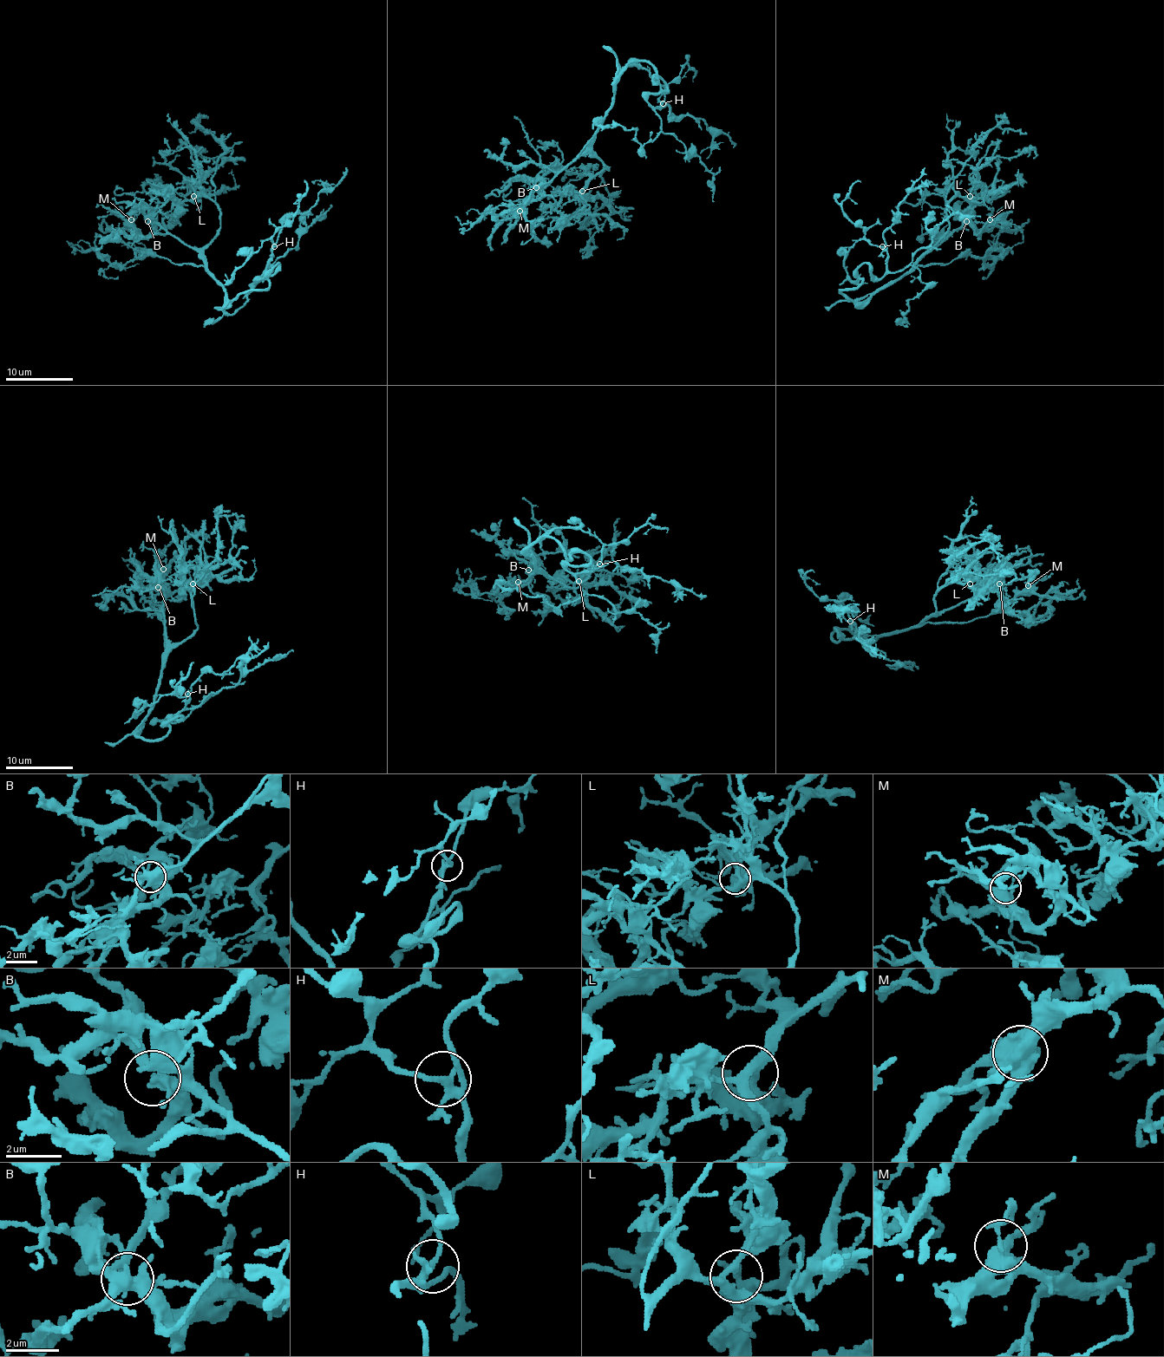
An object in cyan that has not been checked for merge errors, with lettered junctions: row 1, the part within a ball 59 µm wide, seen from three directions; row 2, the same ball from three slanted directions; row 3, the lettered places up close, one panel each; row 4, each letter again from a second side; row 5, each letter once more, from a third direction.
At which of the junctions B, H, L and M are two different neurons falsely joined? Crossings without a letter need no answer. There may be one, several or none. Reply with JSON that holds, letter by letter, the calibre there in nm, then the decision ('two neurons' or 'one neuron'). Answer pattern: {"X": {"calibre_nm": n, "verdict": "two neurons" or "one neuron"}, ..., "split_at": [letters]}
{"B": {"calibre_nm": 190, "verdict": "one neuron"}, "H": {"calibre_nm": 200, "verdict": "one neuron"}, "L": {"calibre_nm": 220, "verdict": "one neuron"}, "M": {"calibre_nm": 480, "verdict": "one neuron"}, "split_at": []}

